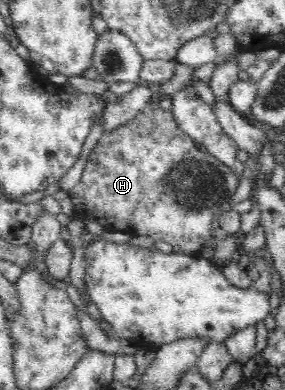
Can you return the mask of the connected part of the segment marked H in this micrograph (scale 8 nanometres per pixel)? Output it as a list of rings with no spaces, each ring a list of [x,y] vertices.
[[[149,103],[140,112],[137,112],[129,121],[121,127],[117,127],[111,133],[104,133],[98,139],[95,147],[91,149],[91,153],[87,157],[87,163],[83,169],[80,182],[68,192],[68,195],[75,208],[76,217],[82,221],[85,219],[95,220],[104,229],[113,232],[123,232],[134,236],[149,236],[153,242],[167,242],[173,247],[173,253],[183,255],[198,255],[204,248],[202,245],[211,237],[211,225],[215,213],[219,211],[222,205],[225,205],[235,194],[239,186],[239,178],[237,178],[231,168],[219,161],[214,155],[201,147],[193,138],[189,137],[175,121],[170,109],[163,109],[159,103]]]

